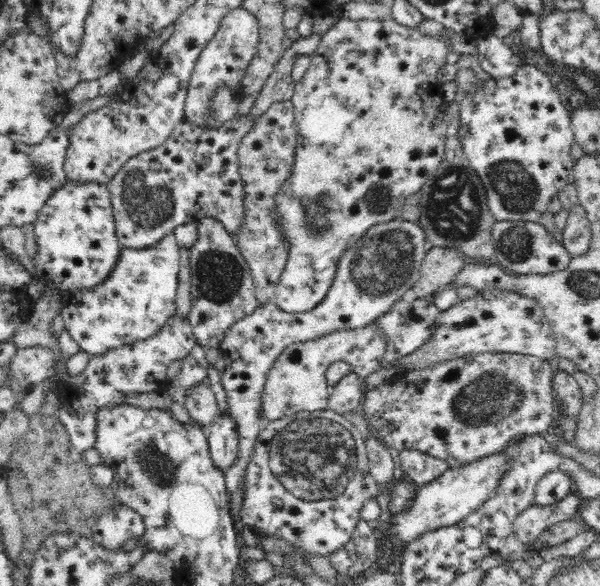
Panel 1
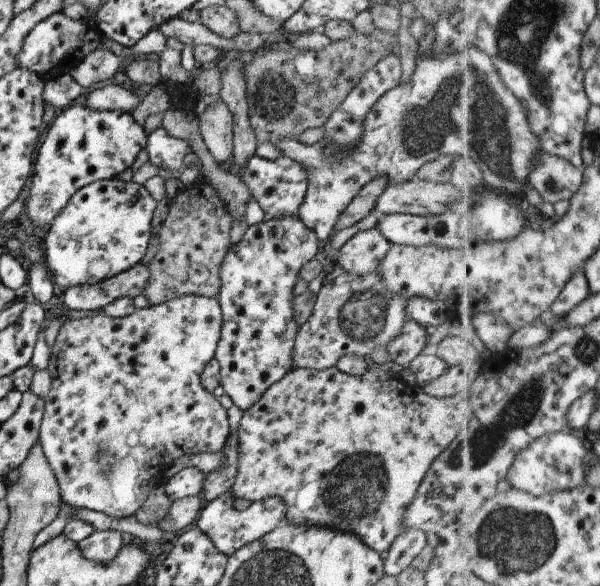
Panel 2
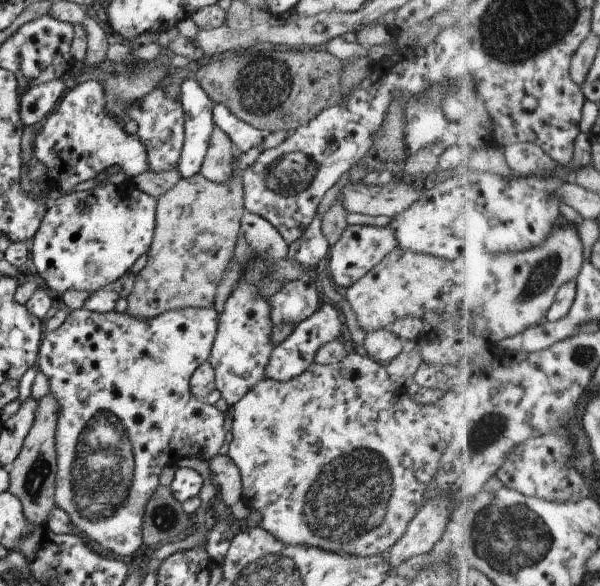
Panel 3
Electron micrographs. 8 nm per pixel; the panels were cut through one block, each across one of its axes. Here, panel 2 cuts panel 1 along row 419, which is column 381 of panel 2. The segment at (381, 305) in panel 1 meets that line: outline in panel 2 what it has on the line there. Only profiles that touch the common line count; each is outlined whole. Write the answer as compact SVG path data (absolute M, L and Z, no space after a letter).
M361 230L337 251L335 263L339 264L346 274L365 276L379 267L390 245L379 230Z

